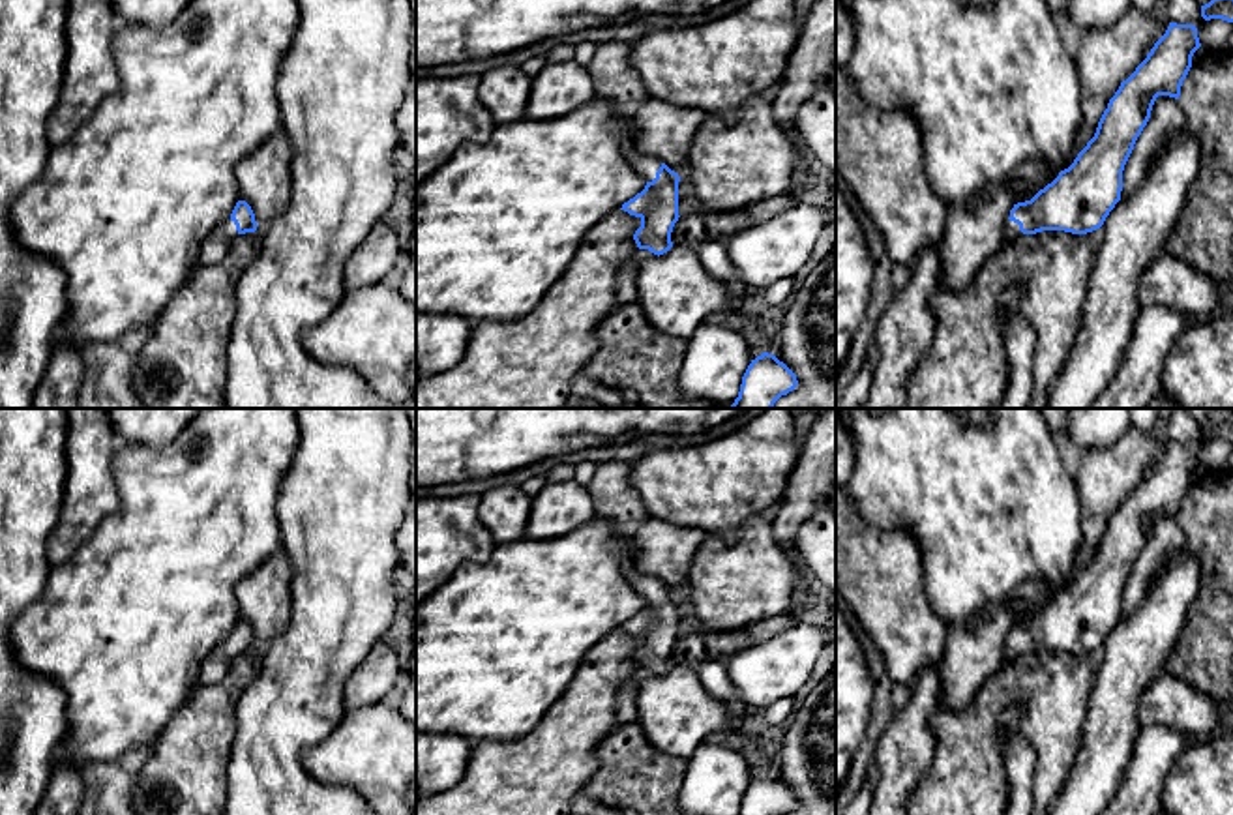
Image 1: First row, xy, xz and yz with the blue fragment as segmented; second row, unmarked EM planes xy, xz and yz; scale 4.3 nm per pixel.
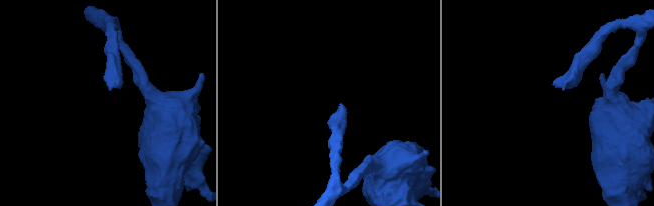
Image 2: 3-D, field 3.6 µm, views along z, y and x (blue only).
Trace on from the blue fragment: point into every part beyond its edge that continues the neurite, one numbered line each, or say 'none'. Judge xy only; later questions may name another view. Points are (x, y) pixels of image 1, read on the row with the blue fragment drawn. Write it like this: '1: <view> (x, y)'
1: xy (214, 248)

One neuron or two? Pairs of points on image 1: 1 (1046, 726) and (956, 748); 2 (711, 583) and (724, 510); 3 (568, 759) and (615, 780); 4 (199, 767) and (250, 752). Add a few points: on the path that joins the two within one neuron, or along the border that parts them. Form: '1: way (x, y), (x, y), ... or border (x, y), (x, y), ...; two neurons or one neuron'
1: way (1031, 699), (1027, 696), (1007, 696), (980, 722); one neuron
2: border (757, 514), (752, 514), (731, 540), (709, 536); two neurons
3: border (611, 729), (594, 752), (596, 772), (583, 787); two neurons
4: border (235, 714), (237, 727), (227, 765), (225, 795); two neurons

